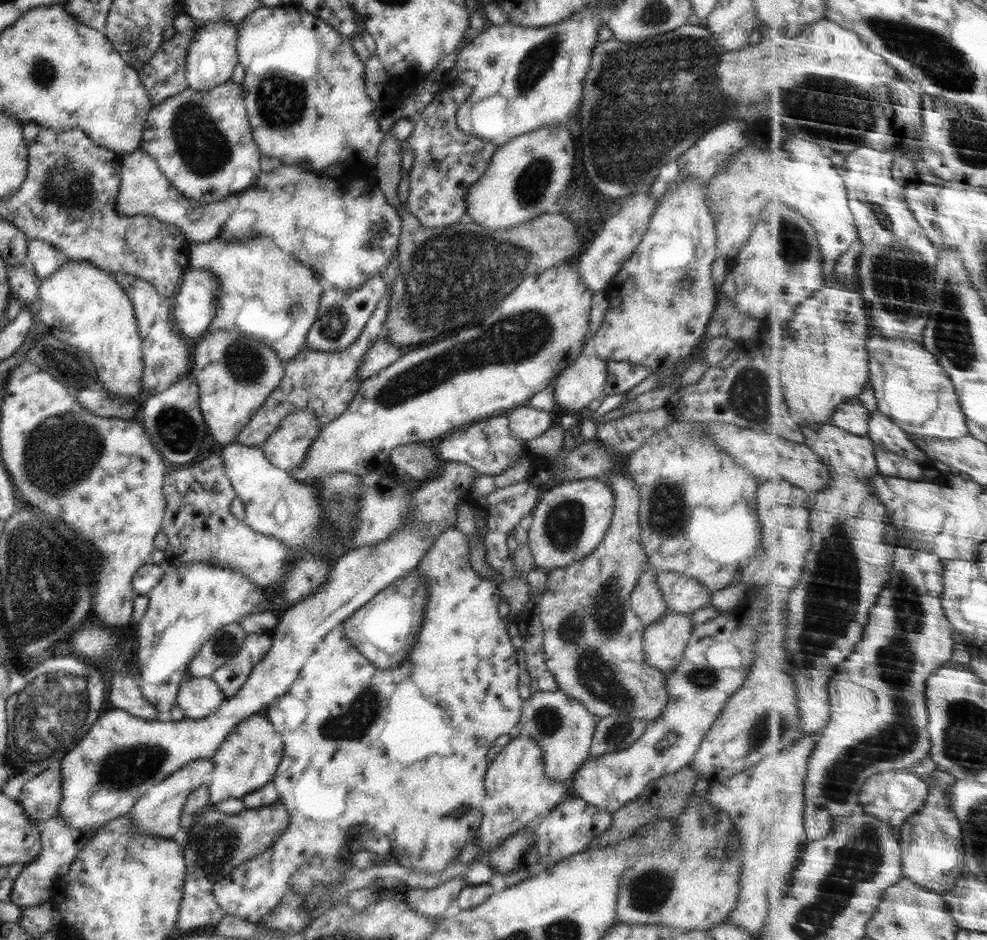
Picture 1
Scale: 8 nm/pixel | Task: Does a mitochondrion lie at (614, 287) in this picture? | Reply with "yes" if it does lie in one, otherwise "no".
no

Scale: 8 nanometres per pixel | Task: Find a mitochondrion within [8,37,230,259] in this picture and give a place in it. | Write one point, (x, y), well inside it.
(54, 179)

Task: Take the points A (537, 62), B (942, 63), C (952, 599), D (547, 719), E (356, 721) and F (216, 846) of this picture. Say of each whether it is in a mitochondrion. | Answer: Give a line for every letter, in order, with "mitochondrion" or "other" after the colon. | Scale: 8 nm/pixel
A: mitochondrion
B: mitochondrion
C: other
D: mitochondrion
E: mitochondrion
F: mitochondrion

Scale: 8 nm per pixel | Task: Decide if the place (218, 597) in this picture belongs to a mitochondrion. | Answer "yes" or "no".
no

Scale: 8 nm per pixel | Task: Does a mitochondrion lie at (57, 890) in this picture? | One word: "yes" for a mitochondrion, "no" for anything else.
no

